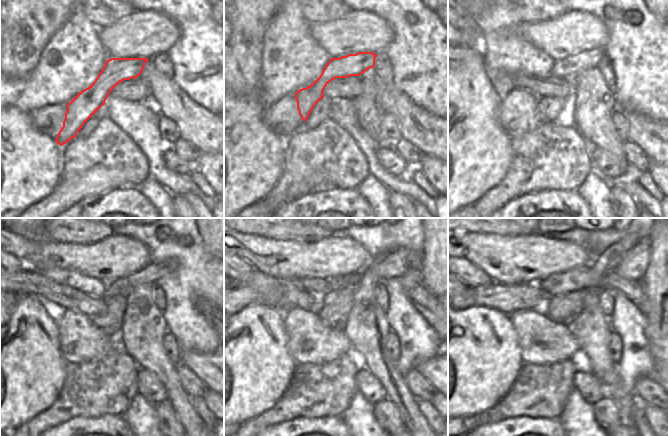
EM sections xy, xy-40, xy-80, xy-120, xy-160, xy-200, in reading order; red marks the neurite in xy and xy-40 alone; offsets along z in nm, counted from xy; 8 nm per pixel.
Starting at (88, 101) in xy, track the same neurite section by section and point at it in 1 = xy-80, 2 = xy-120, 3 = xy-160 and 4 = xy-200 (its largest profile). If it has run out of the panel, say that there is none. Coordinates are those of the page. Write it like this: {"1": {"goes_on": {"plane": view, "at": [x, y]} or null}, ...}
{"1": {"goes_on": {"plane": "xy-80", "at": [569, 67]}}, "2": {"goes_on": {"plane": "xy-120", "at": [150, 274]}}, "3": {"goes_on": {"plane": "xy-160", "at": [398, 262]}}, "4": {"goes_on": {"plane": "xy-200", "at": [633, 264]}}}

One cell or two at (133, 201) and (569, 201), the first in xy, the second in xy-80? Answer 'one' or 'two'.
one

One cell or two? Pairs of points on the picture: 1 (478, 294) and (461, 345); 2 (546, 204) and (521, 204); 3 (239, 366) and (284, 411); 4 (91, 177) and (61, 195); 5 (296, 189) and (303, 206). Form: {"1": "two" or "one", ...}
{"1": "two", "2": "one", "3": "two", "4": "one", "5": "two"}

